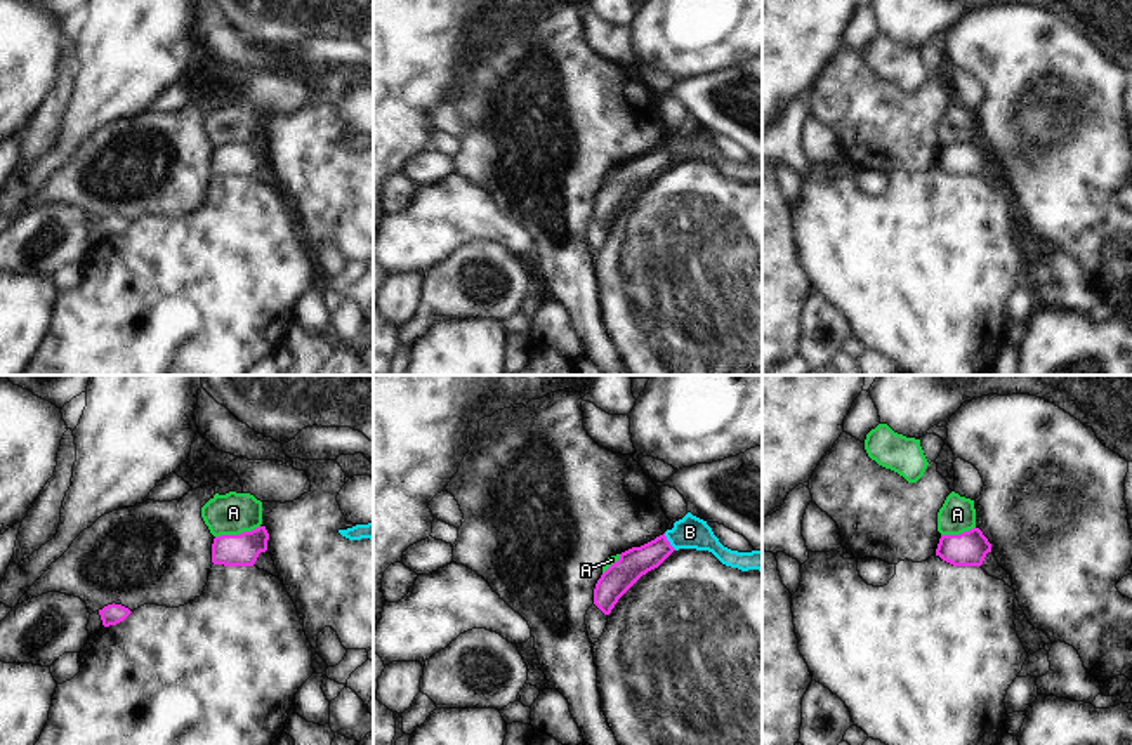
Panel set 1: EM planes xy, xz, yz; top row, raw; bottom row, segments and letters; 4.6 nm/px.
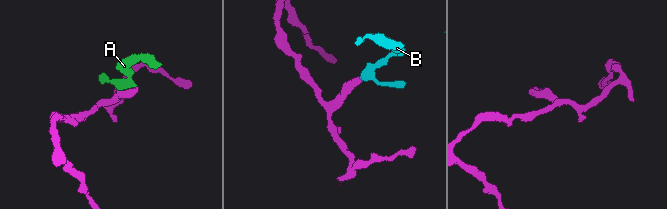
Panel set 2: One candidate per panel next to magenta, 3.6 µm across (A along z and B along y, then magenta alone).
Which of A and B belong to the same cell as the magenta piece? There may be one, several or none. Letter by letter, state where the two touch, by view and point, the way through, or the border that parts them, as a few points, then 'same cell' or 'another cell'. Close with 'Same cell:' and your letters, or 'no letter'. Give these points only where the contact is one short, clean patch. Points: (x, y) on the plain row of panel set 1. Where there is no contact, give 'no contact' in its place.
A: xy (236, 146) | along xy (259, 136), (238, 145), (221, 145), (216, 148) | another cell
B: xz (669, 153) | along xz (664, 145), (676, 160) | another cell
Same cell: no letter

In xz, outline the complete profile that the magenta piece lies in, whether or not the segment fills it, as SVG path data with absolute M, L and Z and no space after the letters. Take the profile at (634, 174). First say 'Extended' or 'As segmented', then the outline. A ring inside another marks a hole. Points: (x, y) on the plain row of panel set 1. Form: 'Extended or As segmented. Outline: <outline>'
As segmented. Outline: M665 144L655 151L632 158L620 165L597 191L594 200L594 215L609 226L618 210L648 182L658 179L675 160Z

